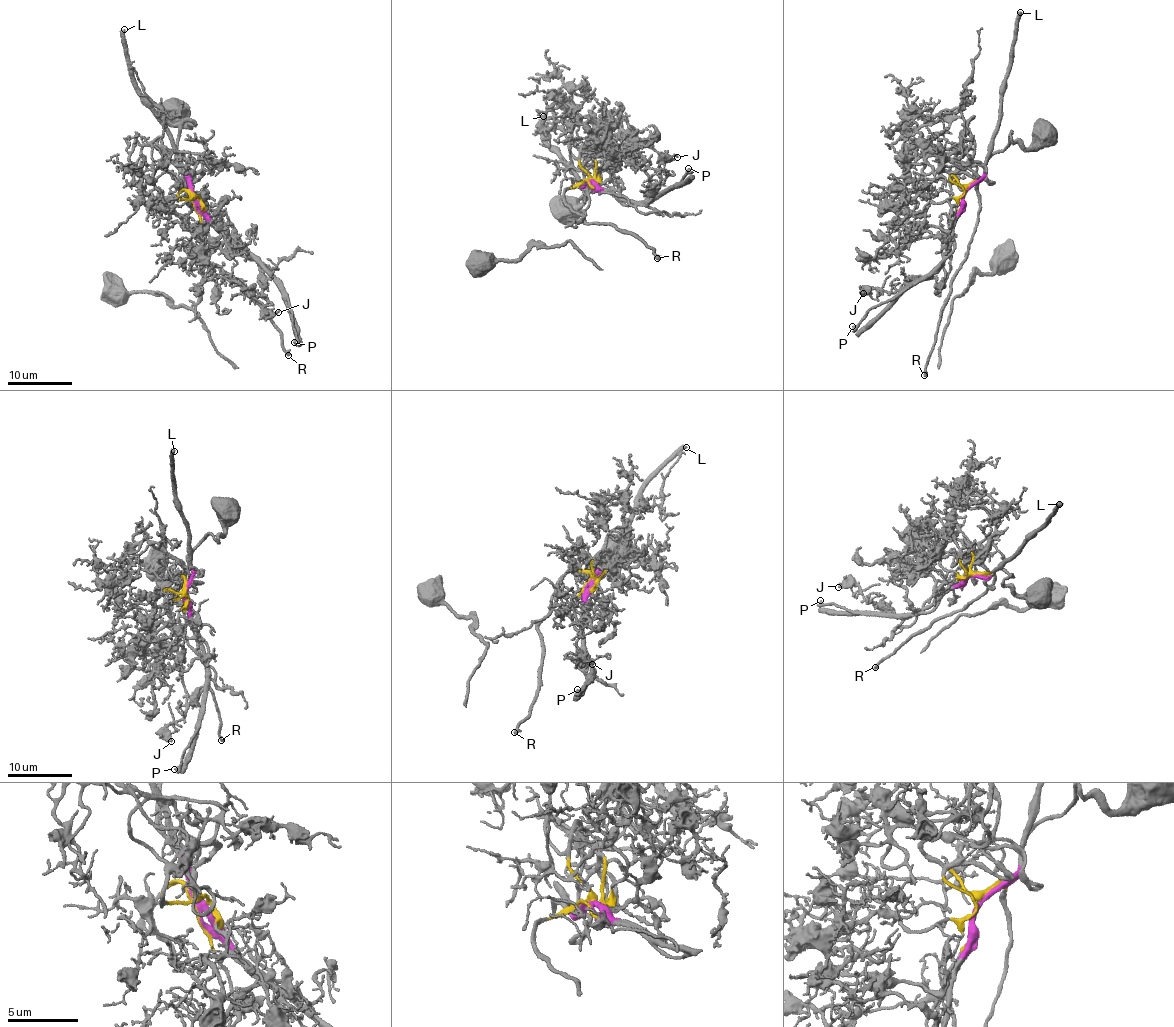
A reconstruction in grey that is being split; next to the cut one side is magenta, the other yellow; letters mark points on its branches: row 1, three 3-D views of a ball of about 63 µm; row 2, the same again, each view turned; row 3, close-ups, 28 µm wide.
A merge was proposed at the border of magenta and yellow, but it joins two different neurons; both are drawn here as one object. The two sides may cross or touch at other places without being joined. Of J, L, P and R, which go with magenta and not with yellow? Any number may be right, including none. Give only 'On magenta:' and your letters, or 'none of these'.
On magenta: L, P

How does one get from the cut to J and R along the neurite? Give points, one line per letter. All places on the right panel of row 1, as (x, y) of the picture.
J: (966, 191), (940, 250), (945, 272), (937, 285), (930, 277), (891, 292), (863, 293)
R: (966, 191), (976, 181), (980, 202), (976, 229), (953, 278), (936, 342), (923, 376)

